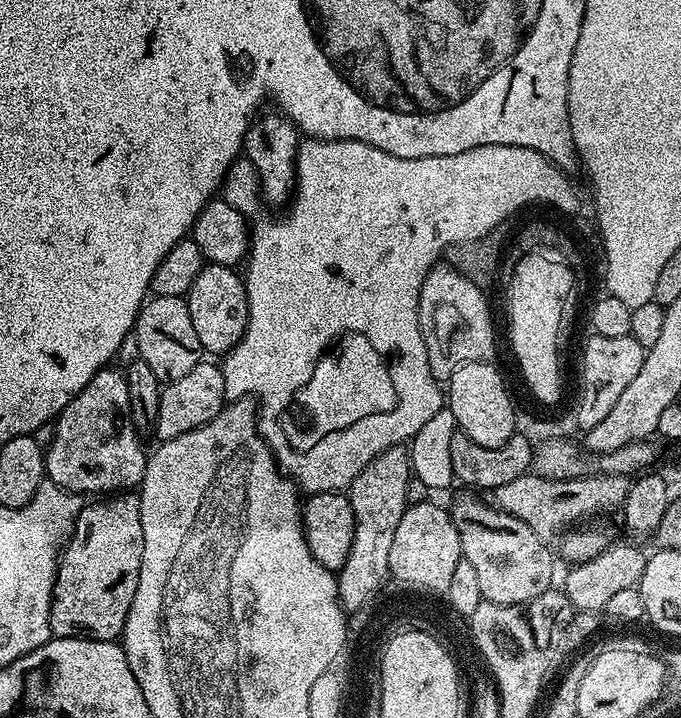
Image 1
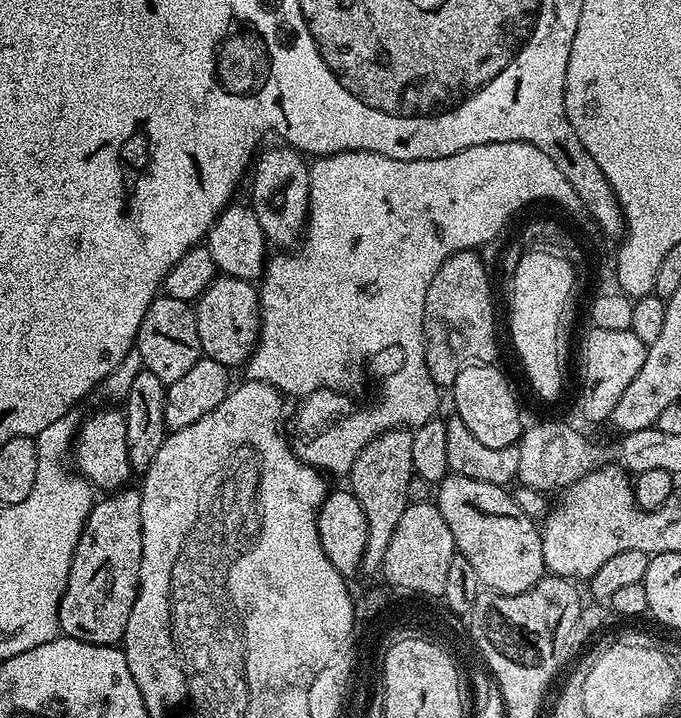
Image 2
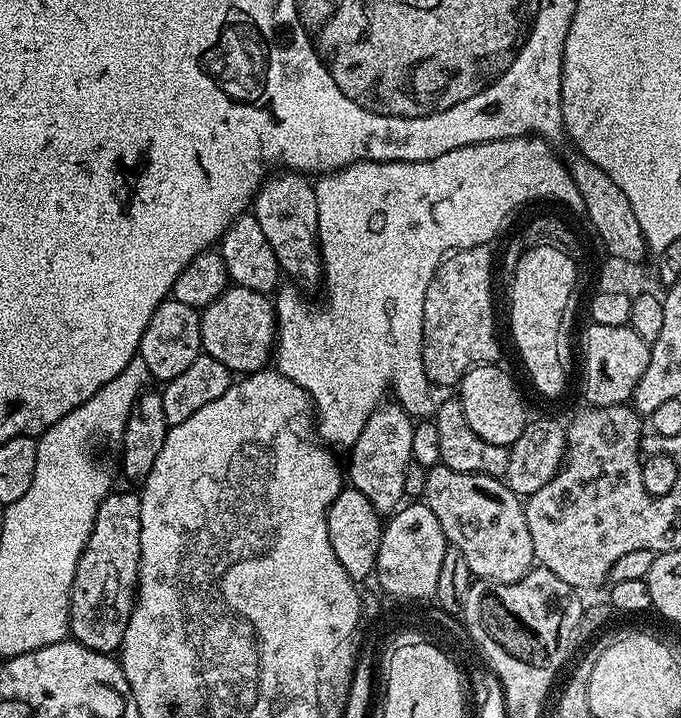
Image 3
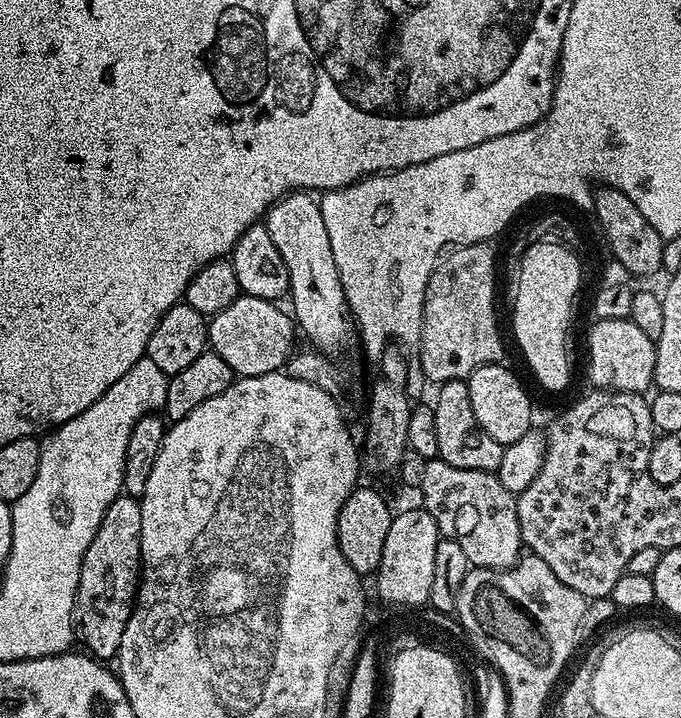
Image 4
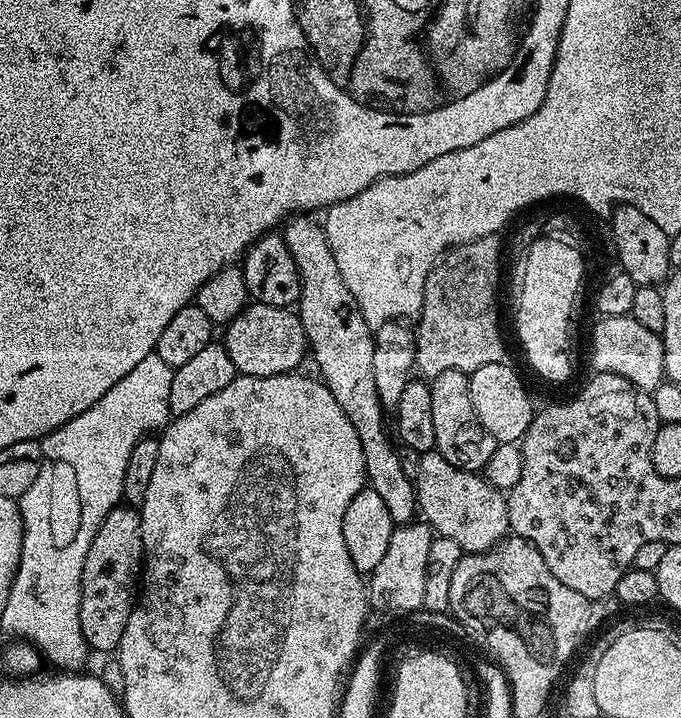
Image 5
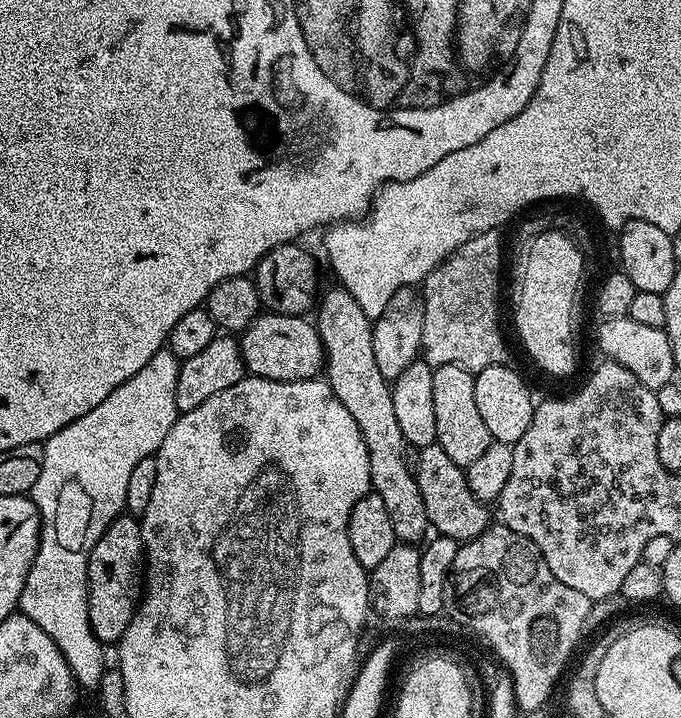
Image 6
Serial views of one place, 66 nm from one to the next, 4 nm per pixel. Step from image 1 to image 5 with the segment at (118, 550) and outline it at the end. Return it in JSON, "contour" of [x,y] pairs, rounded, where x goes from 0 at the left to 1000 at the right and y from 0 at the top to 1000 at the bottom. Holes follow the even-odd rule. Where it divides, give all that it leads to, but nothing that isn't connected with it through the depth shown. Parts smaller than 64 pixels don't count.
{"contour":[[[172,705],[160,713],[147,737],[132,755],[132,766],[126,766],[126,783],[120,788],[117,806],[117,870],[120,889],[137,909],[169,909],[179,894],[179,877],[185,877],[185,866],[191,861],[203,834],[203,809],[209,802],[209,776],[211,756],[206,748],[206,716],[198,706]]]}

